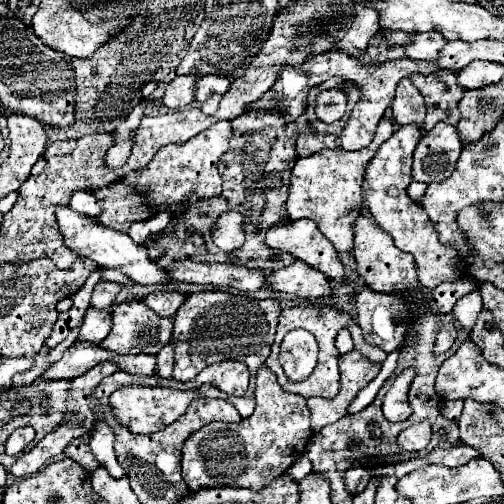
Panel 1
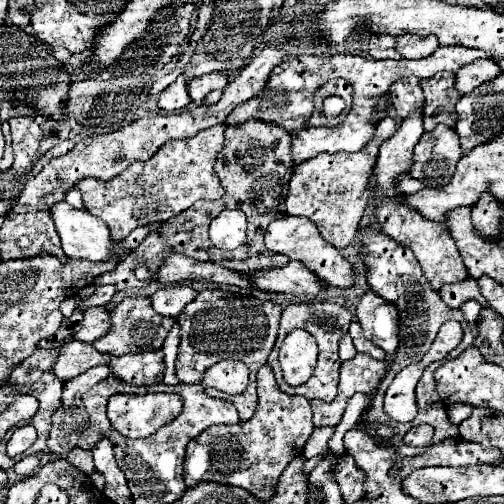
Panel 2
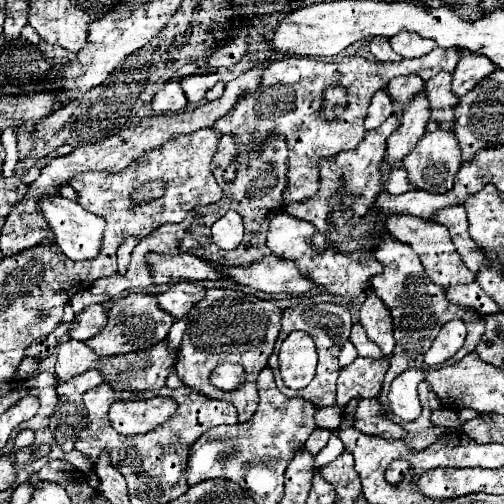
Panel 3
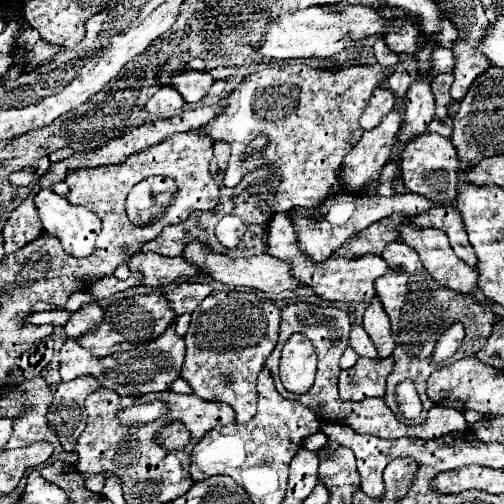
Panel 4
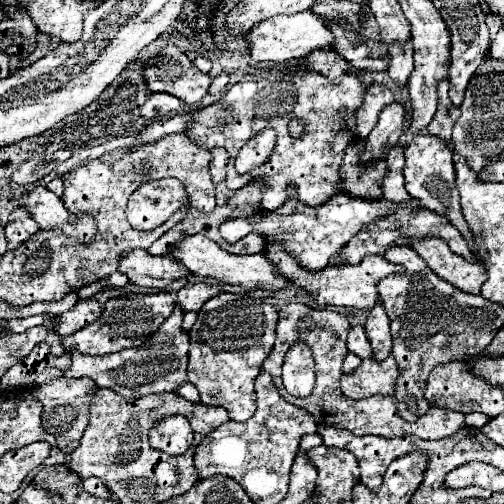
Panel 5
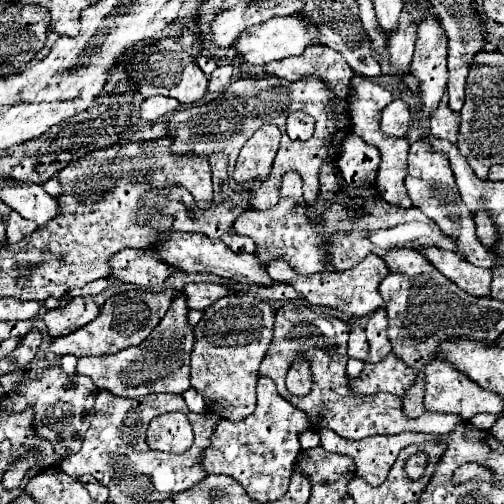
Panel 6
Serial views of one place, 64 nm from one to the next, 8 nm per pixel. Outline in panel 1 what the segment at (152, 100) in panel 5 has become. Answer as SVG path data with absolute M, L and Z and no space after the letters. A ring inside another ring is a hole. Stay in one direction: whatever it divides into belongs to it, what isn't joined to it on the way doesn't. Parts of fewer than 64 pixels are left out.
M186 74L186 76L176 76L164 92L164 106L170 110L182 108L190 102L194 102L196 96L196 82L198 82L198 74Z

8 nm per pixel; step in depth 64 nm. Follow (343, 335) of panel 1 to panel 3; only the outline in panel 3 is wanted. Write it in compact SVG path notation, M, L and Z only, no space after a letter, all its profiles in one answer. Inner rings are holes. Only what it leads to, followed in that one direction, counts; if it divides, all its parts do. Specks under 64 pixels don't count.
M350 340L342 346L342 350L340 350L340 366L348 366L348 364L352 364L354 360L356 360L356 348L350 344Z

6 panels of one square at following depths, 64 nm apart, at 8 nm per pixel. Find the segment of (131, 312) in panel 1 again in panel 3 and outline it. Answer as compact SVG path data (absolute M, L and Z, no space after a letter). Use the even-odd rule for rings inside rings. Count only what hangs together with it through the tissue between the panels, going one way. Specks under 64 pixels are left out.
M128 294L128 296L120 298L116 304L112 304L112 308L108 310L106 328L92 340L86 340L86 344L100 356L138 352L138 350L146 350L154 344L160 344L166 338L172 324L174 324L174 318L168 316L166 312L160 312L160 308L156 308L156 296Z

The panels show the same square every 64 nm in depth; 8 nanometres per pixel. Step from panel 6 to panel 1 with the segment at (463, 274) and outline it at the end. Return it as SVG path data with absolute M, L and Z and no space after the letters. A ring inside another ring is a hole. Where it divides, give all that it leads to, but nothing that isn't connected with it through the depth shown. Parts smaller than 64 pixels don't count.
M398 128L376 152L376 156L370 160L366 166L364 174L364 202L368 210L374 216L374 222L392 236L394 244L410 252L416 262L416 272L418 272L418 282L432 290L442 282L456 282L460 276L456 276L456 268L452 268L452 252L444 248L436 236L436 230L432 228L432 222L428 220L426 210L412 202L406 188L412 182L412 154L414 148L418 146L422 132L418 128Z

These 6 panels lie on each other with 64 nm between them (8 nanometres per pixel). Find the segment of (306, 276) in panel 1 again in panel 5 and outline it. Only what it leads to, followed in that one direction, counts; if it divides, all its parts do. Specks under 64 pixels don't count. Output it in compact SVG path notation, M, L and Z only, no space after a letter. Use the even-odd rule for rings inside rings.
M190 236L172 252L172 258L180 260L192 274L208 276L214 280L220 280L224 284L236 284L236 286L246 286L246 288L262 288L268 292L278 292L288 286L292 286L290 280L286 280L282 274L276 272L276 266L266 258L266 254L250 254L250 256L236 256L224 252L216 242L208 240L206 236Z

